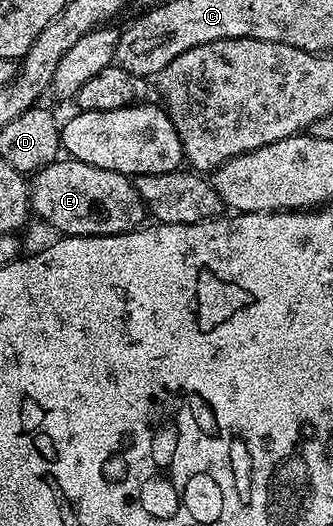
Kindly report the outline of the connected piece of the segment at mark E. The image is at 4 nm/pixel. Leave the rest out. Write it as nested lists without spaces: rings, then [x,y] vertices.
[[[58,159],[32,174],[29,181],[29,208],[34,218],[46,221],[51,228],[58,229],[58,234],[67,237],[106,237],[116,233],[131,233],[134,229],[142,228],[147,221],[145,204],[130,178],[72,159]]]

